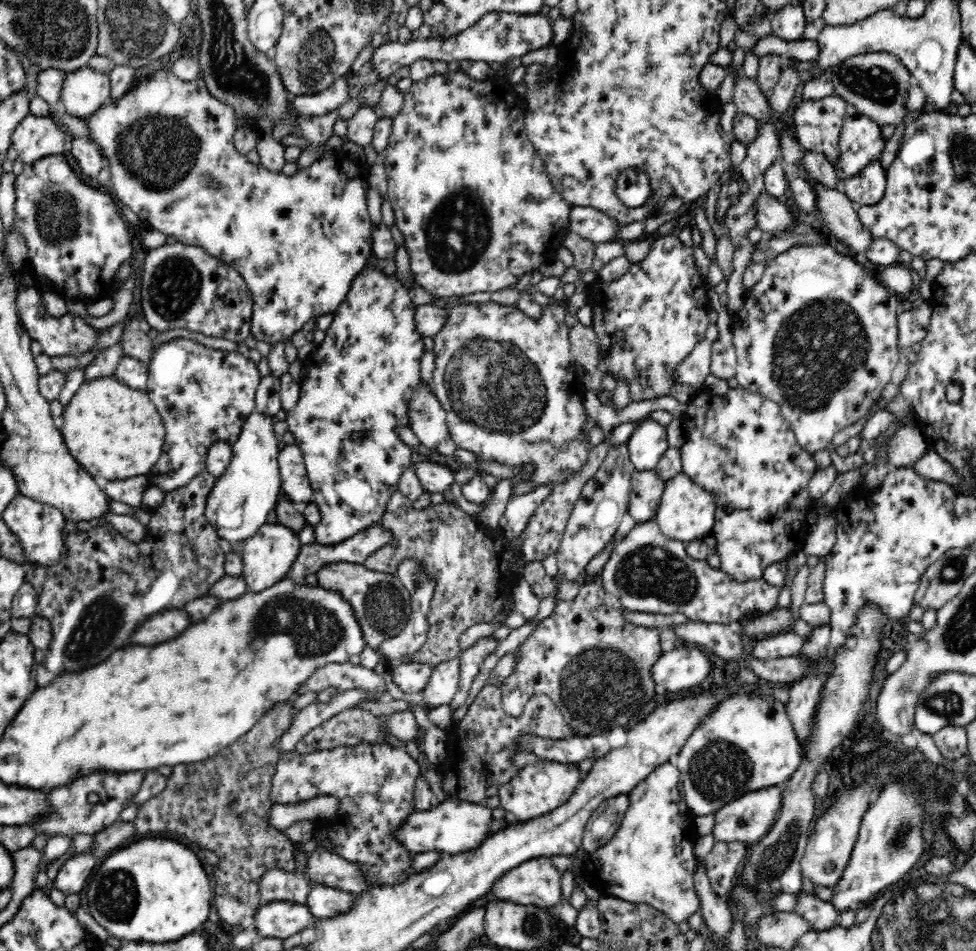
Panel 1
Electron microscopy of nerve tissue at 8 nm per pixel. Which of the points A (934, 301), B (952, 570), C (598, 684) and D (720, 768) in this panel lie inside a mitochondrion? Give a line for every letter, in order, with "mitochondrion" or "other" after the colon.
A: other
B: mitochondrion
C: mitochondrion
D: mitochondrion

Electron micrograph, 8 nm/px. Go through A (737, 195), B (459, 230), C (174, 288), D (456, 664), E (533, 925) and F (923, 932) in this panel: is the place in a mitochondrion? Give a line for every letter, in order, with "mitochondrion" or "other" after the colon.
A: mitochondrion
B: mitochondrion
C: mitochondrion
D: other
E: mitochondrion
F: mitochondrion

